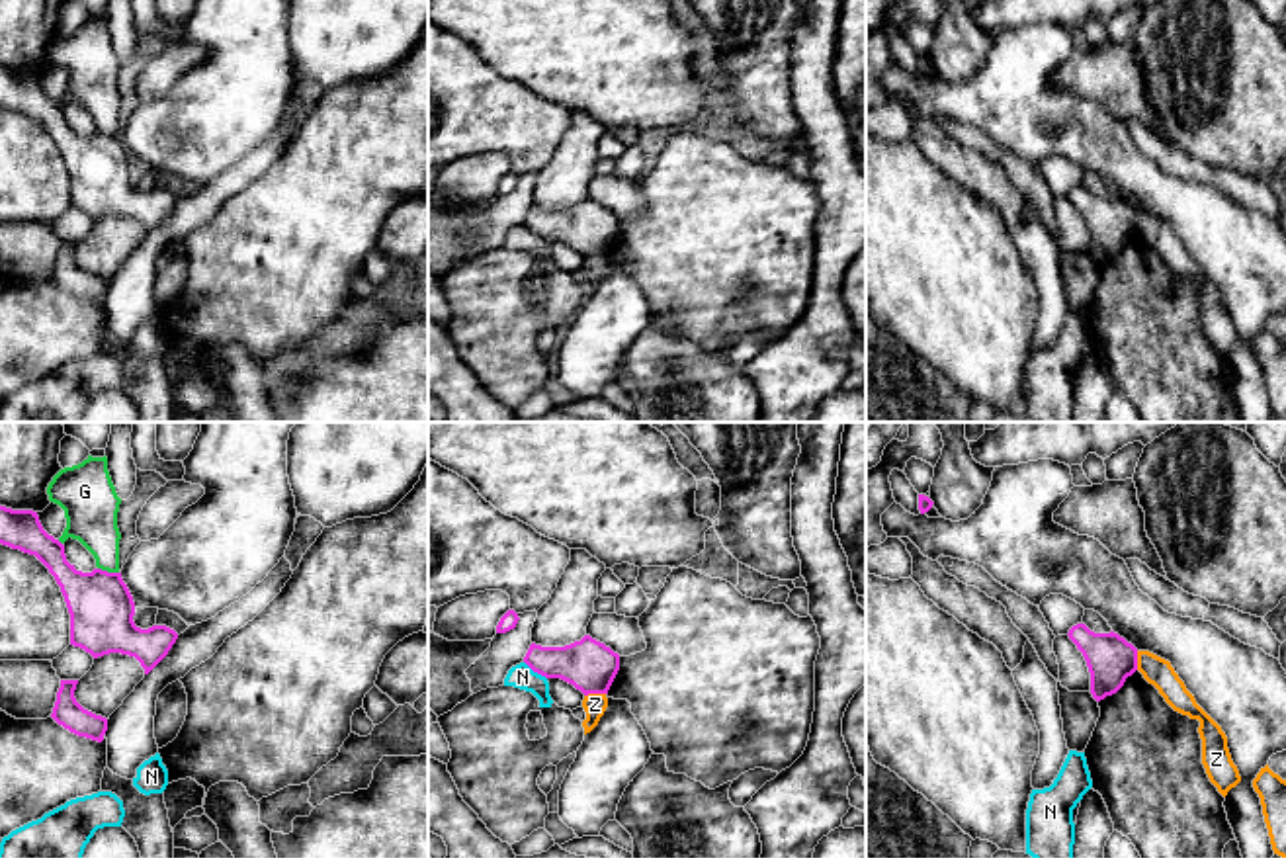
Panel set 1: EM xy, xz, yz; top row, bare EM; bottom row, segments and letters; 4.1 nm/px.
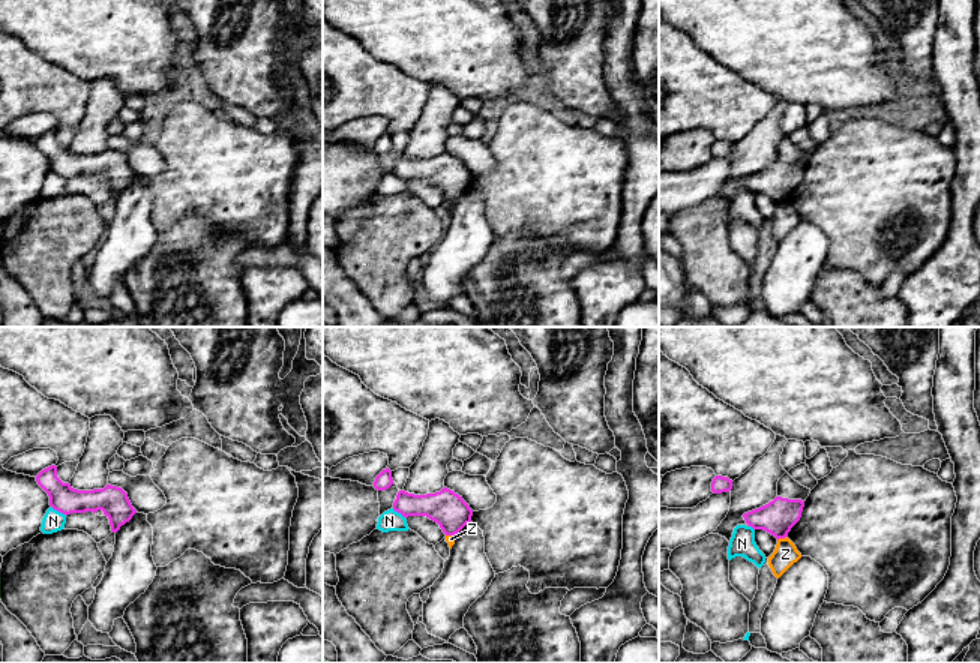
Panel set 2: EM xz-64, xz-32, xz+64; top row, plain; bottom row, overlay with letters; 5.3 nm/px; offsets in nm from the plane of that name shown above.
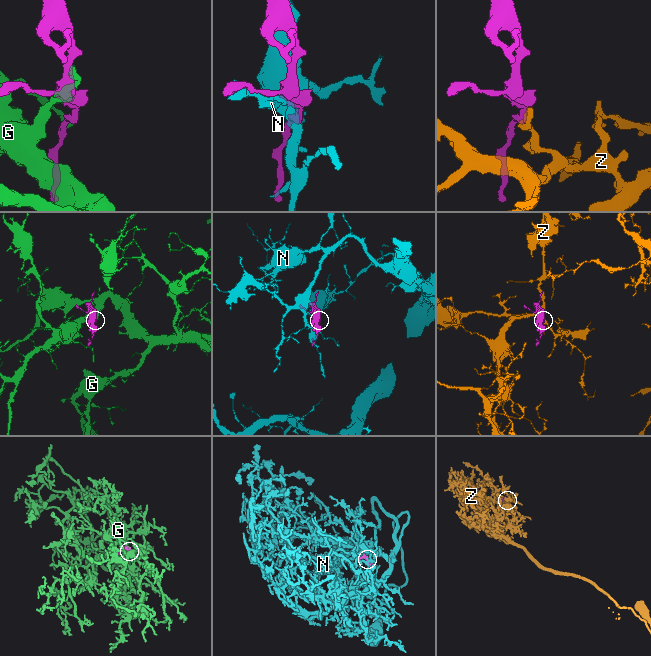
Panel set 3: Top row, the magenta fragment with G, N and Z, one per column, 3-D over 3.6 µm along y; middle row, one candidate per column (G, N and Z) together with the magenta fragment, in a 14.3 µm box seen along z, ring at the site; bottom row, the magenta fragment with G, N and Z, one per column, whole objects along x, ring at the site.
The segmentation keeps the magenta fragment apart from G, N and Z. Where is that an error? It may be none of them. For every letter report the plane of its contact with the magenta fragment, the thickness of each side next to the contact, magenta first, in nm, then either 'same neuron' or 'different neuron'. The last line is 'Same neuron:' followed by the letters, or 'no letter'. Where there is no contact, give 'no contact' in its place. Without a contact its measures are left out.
G: contact in xy; calibres 260 and 220 nm; different neuron
N: contact in xz; calibres 220 and 100 nm; different neuron
Z: contact in xz; calibres 220 and 100 nm; different neuron
Same neuron: no letter

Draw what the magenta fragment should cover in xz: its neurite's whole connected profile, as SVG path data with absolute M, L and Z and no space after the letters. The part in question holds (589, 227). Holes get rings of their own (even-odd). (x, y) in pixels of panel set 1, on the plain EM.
M590 197L565 209L532 205L524 225L545 240L573 246L584 258L608 256L620 233L620 217Z

